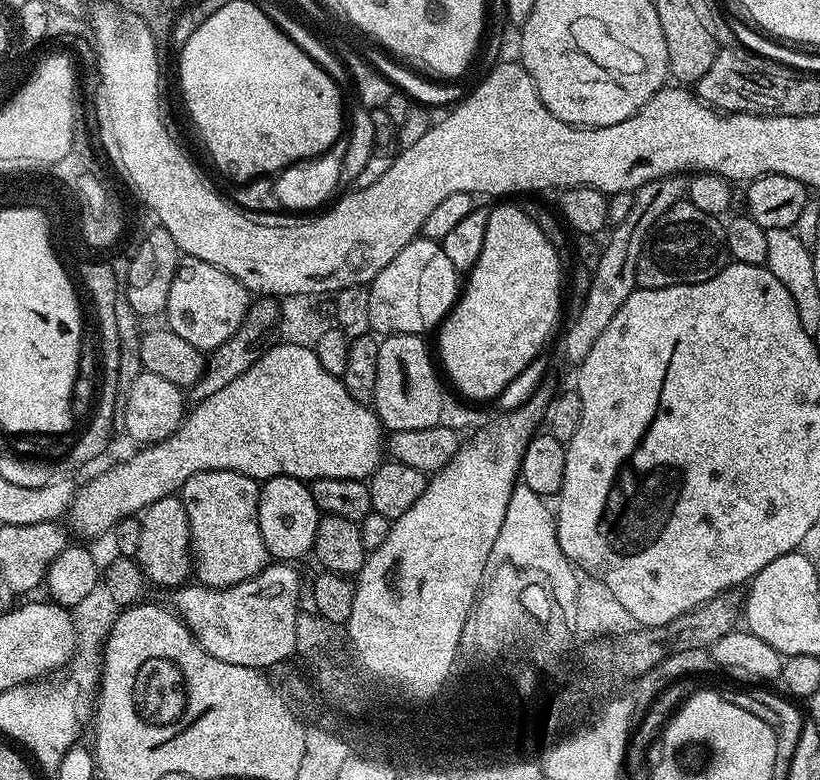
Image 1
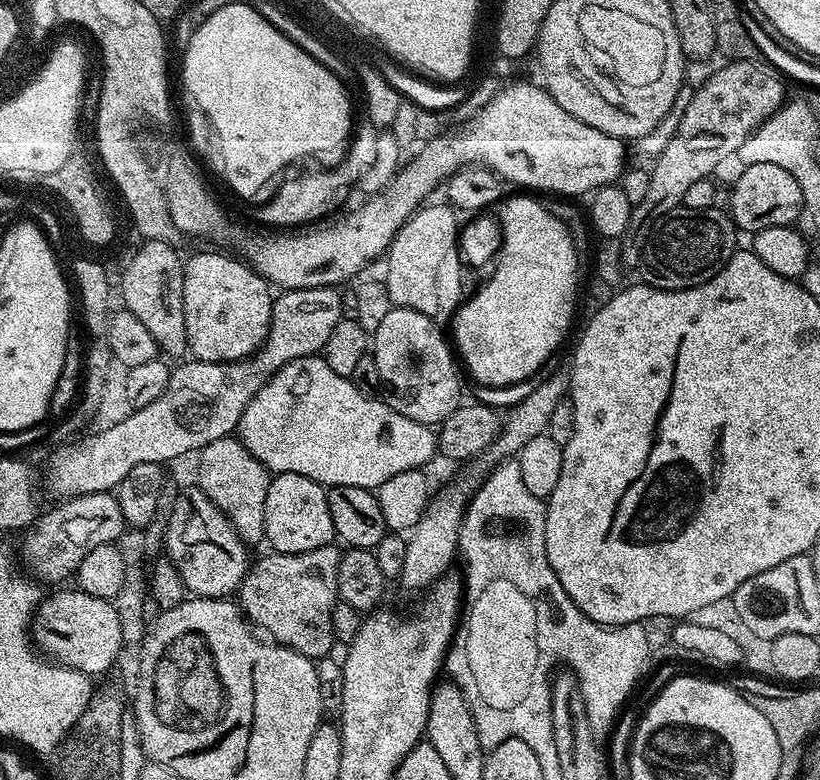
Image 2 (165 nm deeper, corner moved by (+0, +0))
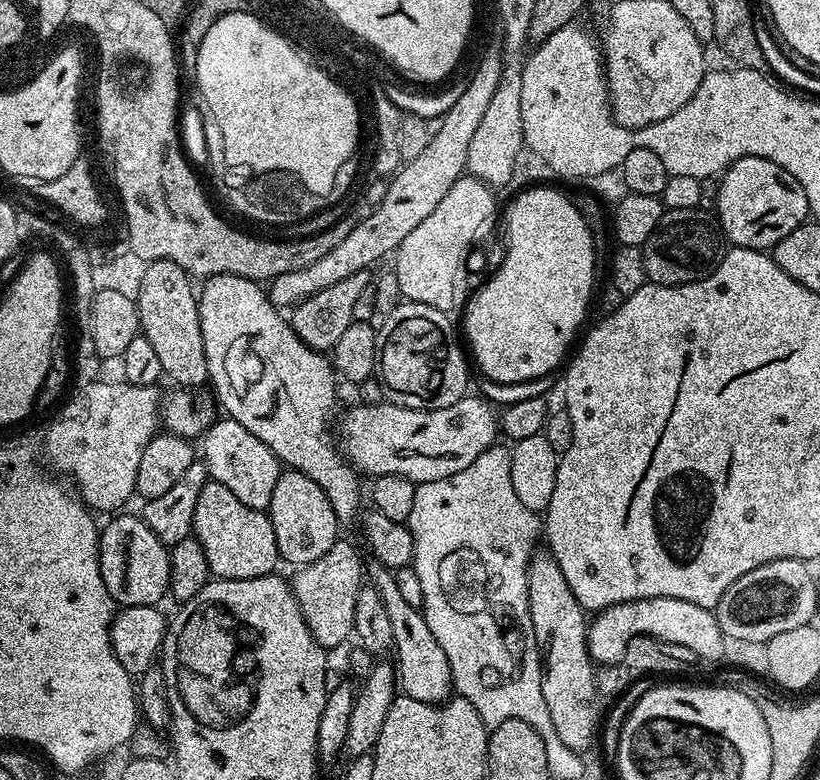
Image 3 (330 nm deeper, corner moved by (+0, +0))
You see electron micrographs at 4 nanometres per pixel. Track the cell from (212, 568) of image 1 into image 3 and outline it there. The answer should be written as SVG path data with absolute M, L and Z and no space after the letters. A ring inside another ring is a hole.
M217 418L202 437L204 455L202 461L207 468L207 479L222 482L226 490L232 491L238 502L263 512L270 506L270 498L274 498L274 486L278 486L278 478L282 471L280 460L262 442L262 438L254 438L246 426L236 420Z

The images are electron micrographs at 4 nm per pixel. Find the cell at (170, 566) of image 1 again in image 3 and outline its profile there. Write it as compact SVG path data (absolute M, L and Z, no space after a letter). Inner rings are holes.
M207 479L199 491L194 507L191 535L206 554L208 571L218 580L241 580L270 576L281 563L274 526L267 511L259 512L238 502L238 498L222 482Z

